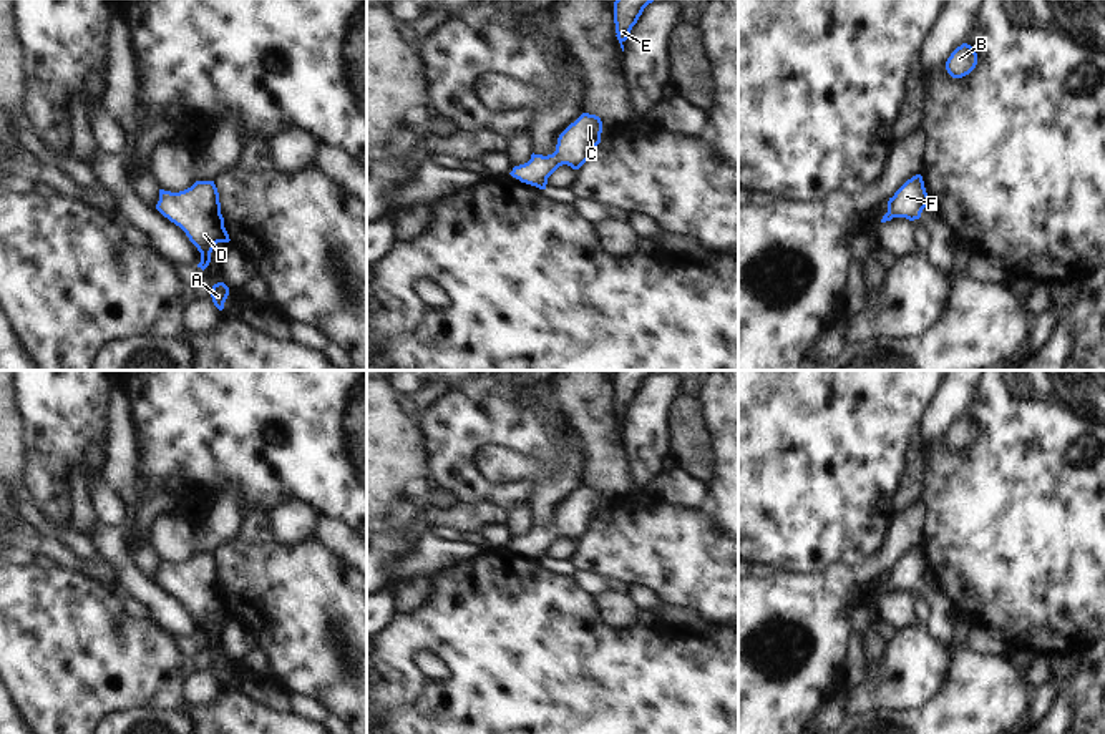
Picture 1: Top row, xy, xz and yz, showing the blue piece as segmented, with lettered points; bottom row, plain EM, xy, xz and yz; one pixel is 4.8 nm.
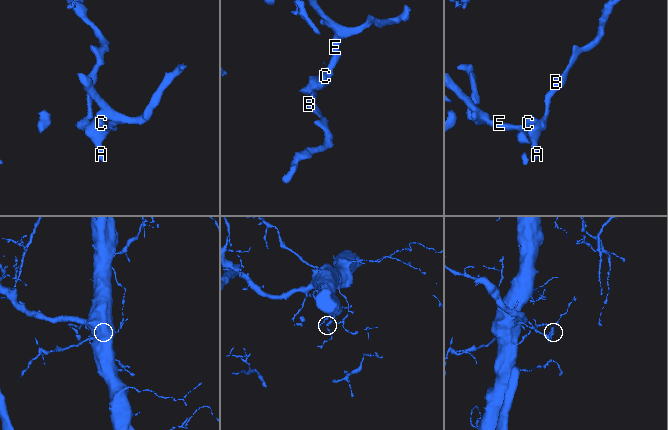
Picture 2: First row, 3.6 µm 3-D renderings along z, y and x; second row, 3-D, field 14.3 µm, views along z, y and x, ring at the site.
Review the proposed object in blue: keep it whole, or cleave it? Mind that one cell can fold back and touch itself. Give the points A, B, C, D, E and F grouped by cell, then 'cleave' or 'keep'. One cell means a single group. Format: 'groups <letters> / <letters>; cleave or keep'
groups A B C D E F; keep

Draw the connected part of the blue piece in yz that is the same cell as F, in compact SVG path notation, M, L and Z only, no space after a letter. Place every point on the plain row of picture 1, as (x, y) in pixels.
M916 546L889 570L888 585L883 588L881 595L891 593L893 590L919 591L926 578L929 578L929 568L922 548Z

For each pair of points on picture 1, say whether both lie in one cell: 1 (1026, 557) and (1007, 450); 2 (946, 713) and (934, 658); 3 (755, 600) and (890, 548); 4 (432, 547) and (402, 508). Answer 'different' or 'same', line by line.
1: same
2: different
3: same
4: different

